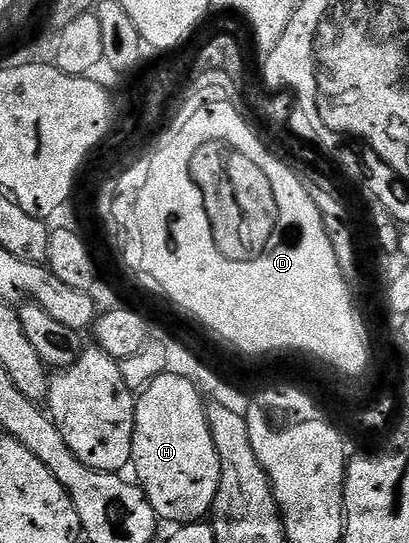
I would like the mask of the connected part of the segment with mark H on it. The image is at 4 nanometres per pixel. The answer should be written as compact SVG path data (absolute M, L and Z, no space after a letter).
M164 371L151 380L136 396L135 429L133 430L133 462L136 482L145 492L145 500L155 509L158 520L165 519L172 525L184 525L204 520L213 510L215 493L219 493L219 453L209 428L206 400L197 384L185 377Z

